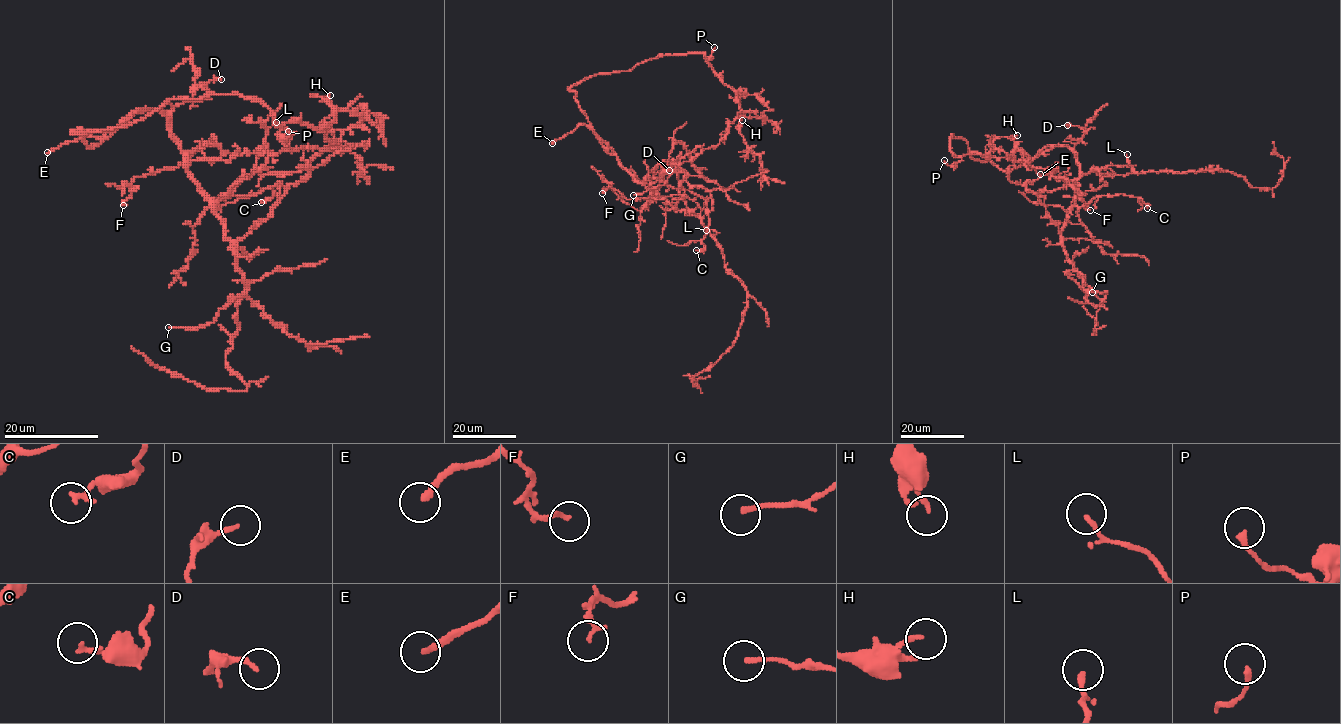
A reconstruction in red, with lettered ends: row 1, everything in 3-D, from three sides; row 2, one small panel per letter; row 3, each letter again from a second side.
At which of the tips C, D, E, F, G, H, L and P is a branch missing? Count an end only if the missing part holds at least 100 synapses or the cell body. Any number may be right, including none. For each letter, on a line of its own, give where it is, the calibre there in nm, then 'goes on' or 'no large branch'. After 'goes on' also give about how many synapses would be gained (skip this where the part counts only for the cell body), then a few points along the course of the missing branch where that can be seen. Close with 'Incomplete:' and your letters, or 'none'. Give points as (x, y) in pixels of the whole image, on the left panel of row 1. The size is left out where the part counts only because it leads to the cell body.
C: place (261, 202); calibre 190 nm; no large branch
D: place (221, 79); calibre 140 nm; no large branch
E: place (47, 152); calibre 220 nm; goes on
F: place (123, 205); calibre 170 nm; no large branch
G: place (168, 327); calibre 170 nm; no large branch
H: place (330, 95); calibre 150 nm; no large branch
L: place (276, 122); calibre 170 nm; no large branch
P: place (288, 131); calibre 200 nm; no large branch
Incomplete: E

